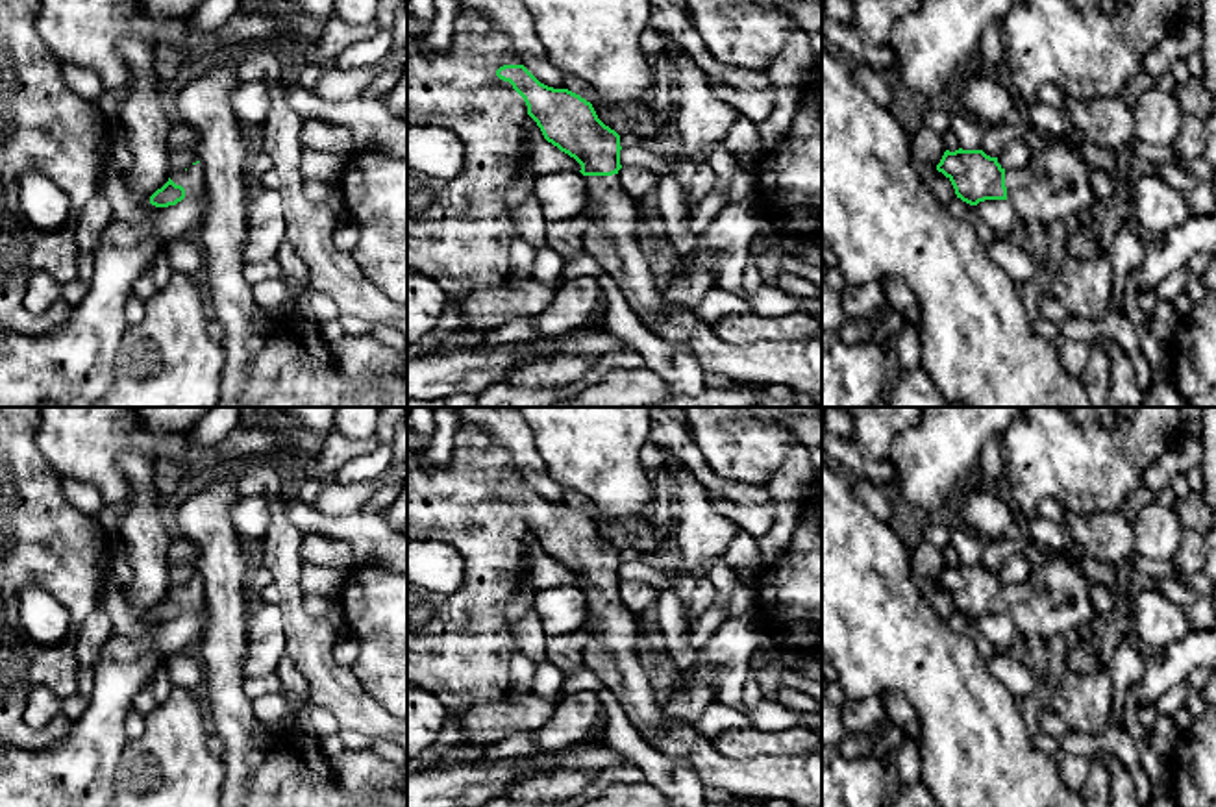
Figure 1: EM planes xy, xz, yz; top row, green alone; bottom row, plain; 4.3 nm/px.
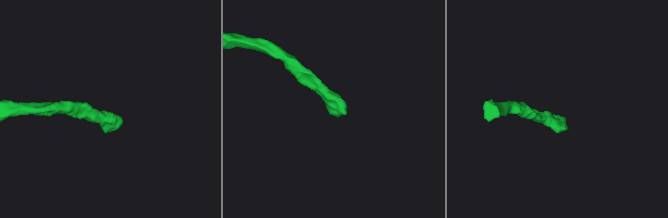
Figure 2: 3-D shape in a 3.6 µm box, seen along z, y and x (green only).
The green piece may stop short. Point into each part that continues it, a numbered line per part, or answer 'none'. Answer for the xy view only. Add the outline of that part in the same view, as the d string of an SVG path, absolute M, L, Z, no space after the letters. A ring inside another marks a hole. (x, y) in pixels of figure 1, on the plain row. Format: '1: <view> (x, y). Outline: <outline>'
1: xy (191, 595). Outline: M202 577L191 579L187 585L170 587L170 594L185 603L185 613L200 613L207 607Z

